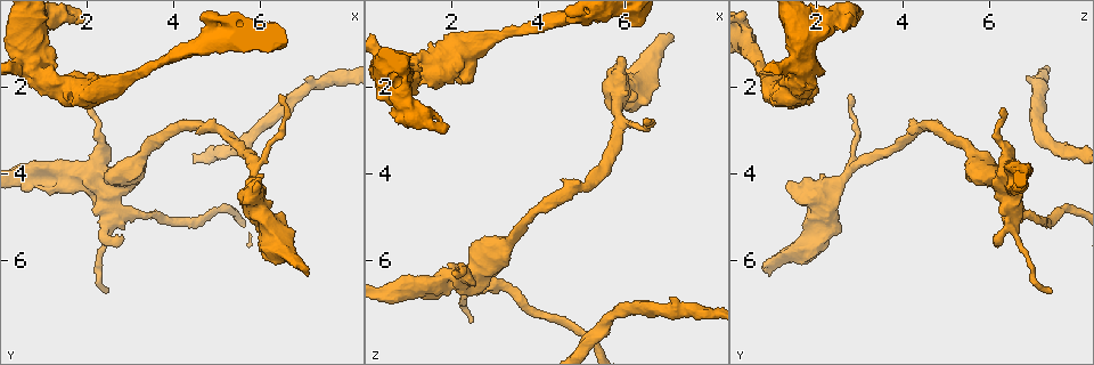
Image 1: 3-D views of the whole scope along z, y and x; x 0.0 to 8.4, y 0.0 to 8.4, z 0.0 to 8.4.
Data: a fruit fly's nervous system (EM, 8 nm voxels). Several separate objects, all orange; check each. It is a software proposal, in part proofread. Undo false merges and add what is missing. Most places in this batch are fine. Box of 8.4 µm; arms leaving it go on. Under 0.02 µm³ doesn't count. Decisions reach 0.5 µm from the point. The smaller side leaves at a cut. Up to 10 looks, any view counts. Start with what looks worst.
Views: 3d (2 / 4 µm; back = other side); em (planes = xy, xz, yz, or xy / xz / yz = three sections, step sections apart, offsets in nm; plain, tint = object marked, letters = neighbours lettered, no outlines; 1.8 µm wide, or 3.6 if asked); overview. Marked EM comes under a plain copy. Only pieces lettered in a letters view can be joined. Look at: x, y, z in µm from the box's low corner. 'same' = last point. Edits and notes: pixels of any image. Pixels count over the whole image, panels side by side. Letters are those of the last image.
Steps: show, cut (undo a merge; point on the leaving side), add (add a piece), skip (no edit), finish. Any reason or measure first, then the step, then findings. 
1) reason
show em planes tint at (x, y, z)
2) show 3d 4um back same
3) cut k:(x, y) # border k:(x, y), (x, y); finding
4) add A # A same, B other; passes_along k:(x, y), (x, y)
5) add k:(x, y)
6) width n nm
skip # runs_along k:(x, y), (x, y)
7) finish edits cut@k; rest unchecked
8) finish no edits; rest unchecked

thick turns thin
show em 3.6um xy step 16 letters at (0.85, 1.50, 1.50)

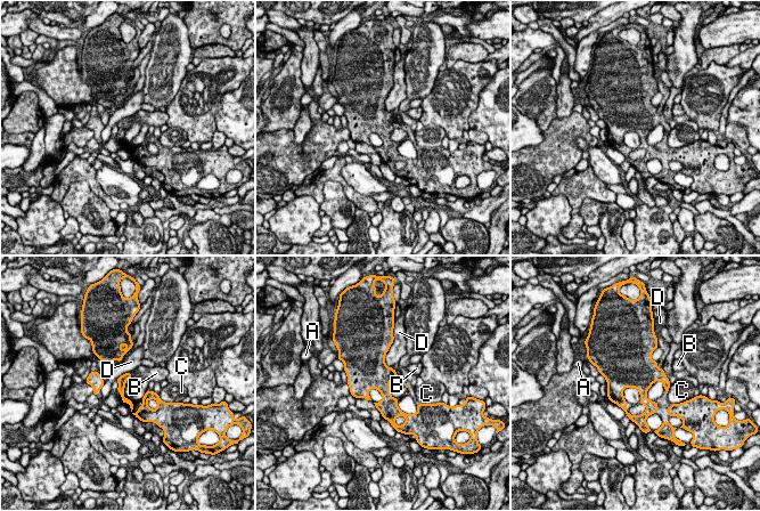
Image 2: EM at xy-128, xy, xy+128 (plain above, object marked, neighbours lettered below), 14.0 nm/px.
skip # A other, B other, C other, D other; border 2:(131, 372), (124, 387); one neuron here

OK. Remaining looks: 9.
thick end
show 3d 2um at (7.10, 6.25, 0.90)

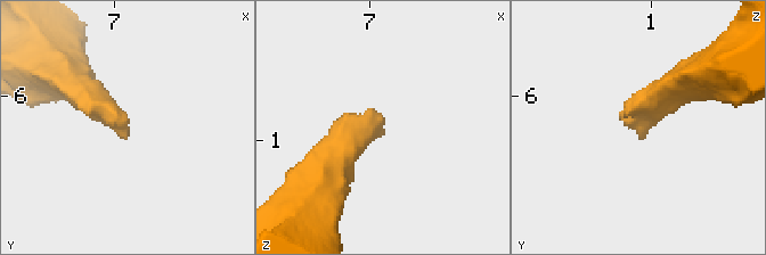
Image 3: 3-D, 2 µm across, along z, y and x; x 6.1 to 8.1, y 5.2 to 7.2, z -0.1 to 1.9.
now the EM
show em planes letters at (7.08, 6.32, 0.88)

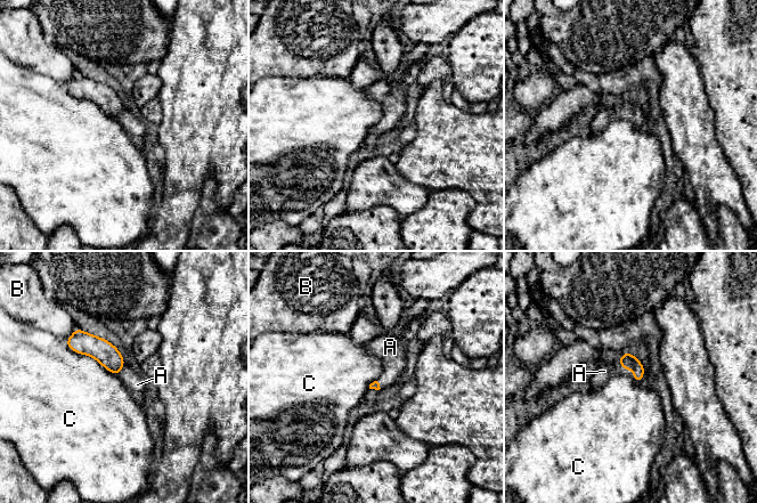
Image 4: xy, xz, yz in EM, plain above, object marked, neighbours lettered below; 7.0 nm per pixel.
add A # A same, B other, C other; passes_along 4:(628, 360), (621, 366), (604, 371); it goes on there

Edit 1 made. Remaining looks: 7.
show overview

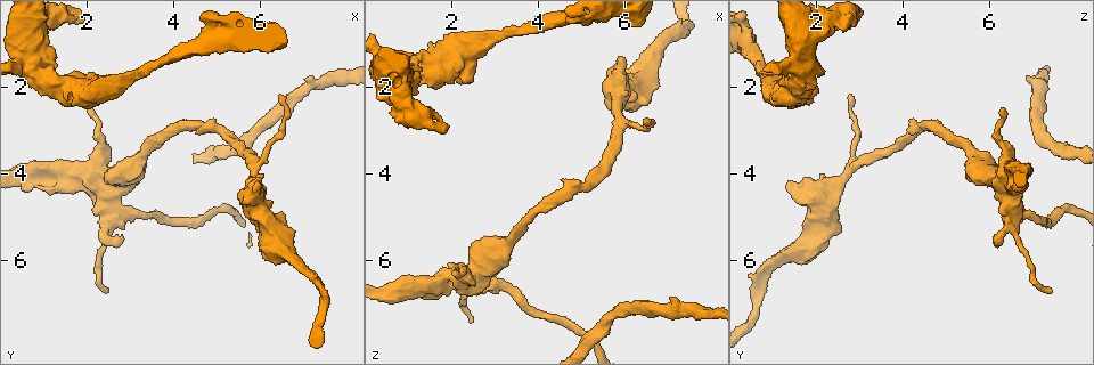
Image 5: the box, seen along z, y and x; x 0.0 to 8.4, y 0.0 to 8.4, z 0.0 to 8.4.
a fork
show 3d 4um at (5.80, 4.50, 2.30)

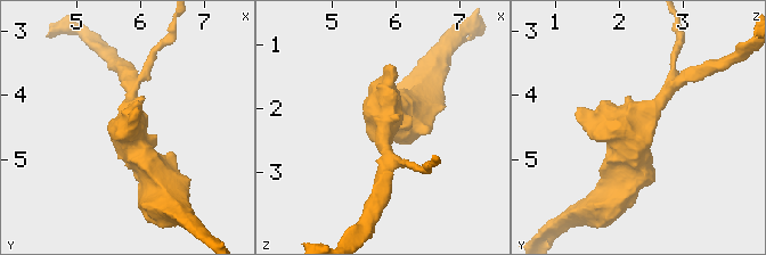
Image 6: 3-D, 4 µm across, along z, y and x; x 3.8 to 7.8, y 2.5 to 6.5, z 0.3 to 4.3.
arms 3; arm_widths 200, 220, 480 nm; shape alone is not enough
show em xy step 8 tint at (5.85, 4.50, 2.20)

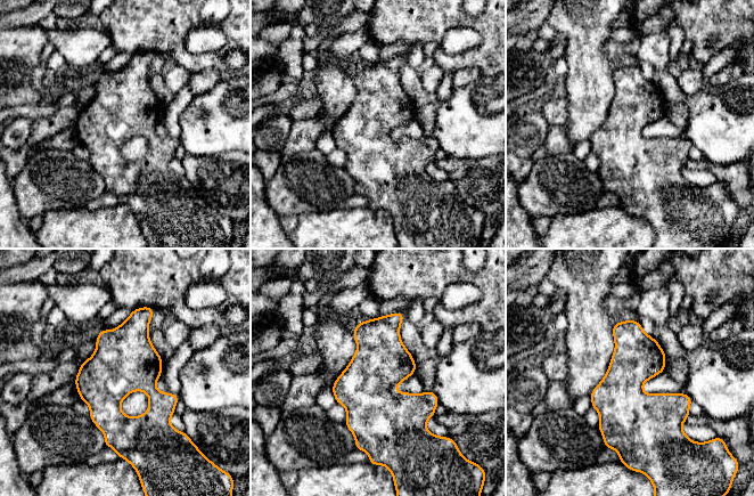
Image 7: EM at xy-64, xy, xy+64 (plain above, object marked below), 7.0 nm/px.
cut it another way
show em xz step 8 letters same

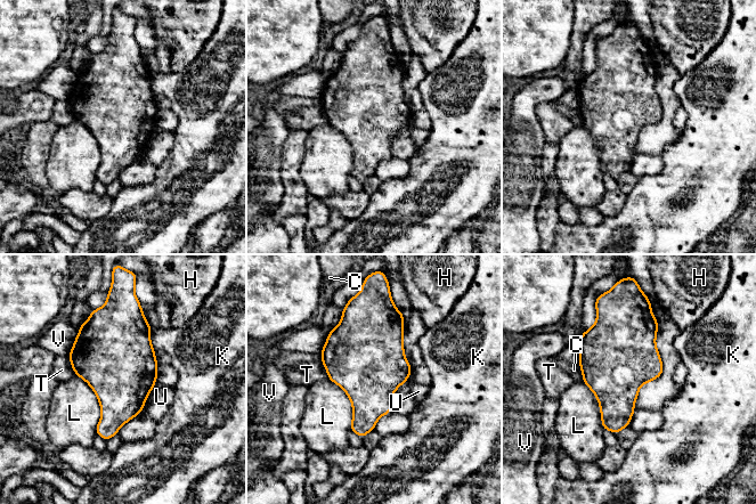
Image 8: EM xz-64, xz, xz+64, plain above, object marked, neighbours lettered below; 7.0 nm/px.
skip # C other, H other, K other, L other, T other, U other, V other; border 8:(75, 374), (98, 401), (96, 433); all the same neuron

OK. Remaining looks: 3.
free end
show em planes letters at (2.80, 5.45, 6.20)

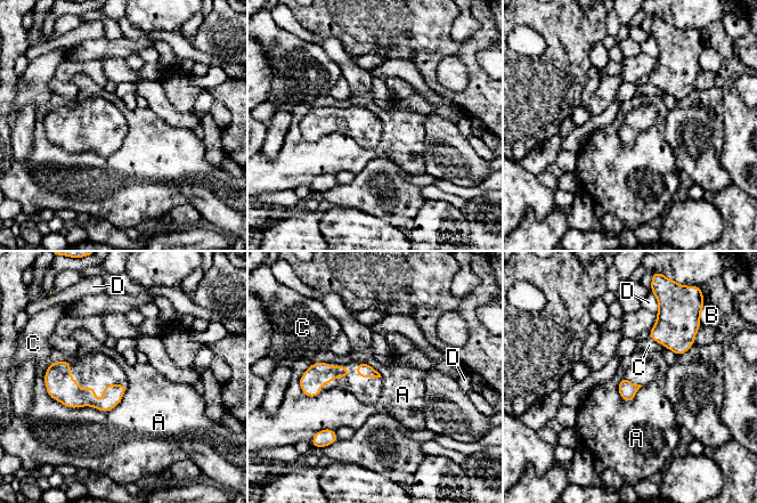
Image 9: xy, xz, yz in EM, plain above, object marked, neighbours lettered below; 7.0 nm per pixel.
skip # A other, B other, C other, D other; runs_along 9:(53, 366), (94, 403), (123, 387); none of them fits

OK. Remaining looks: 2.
finish edits add@4; rest unchecked

